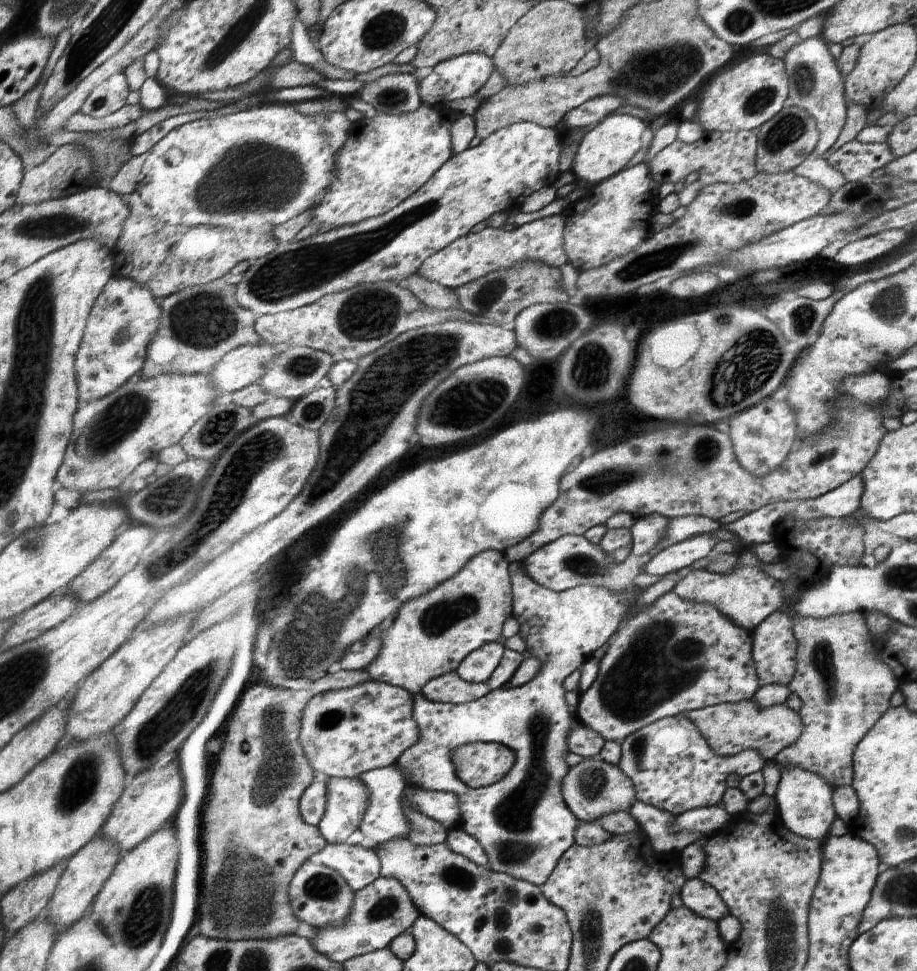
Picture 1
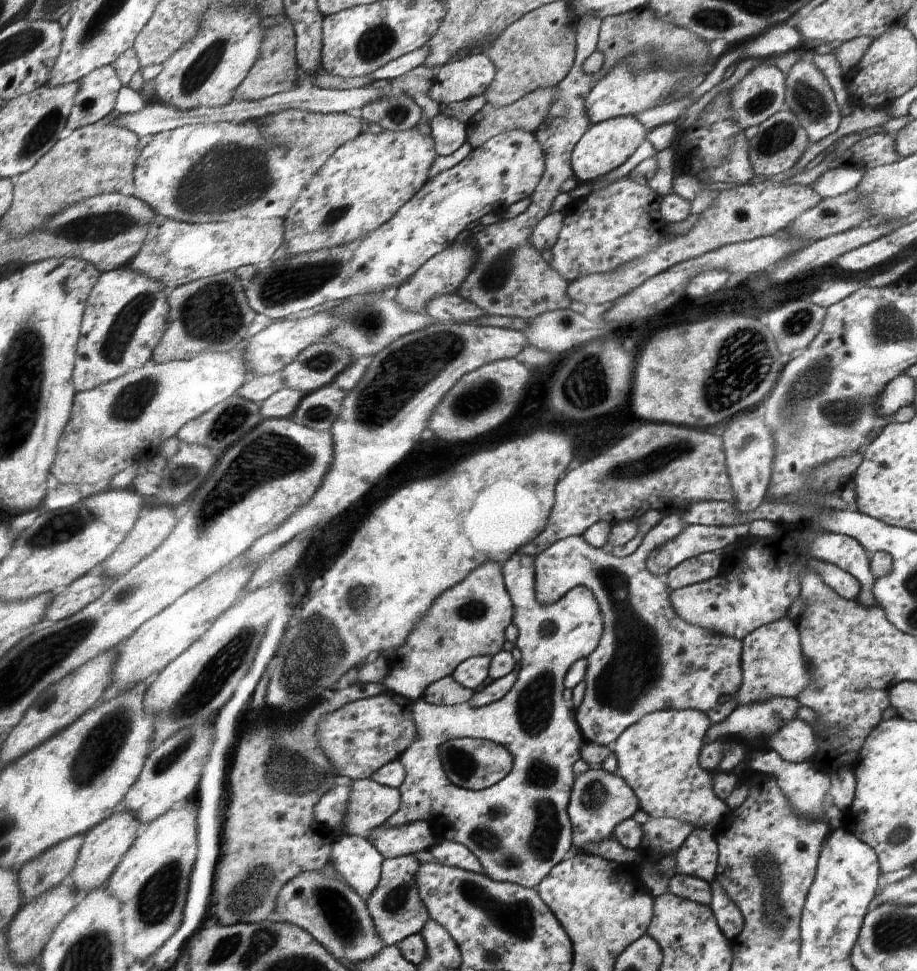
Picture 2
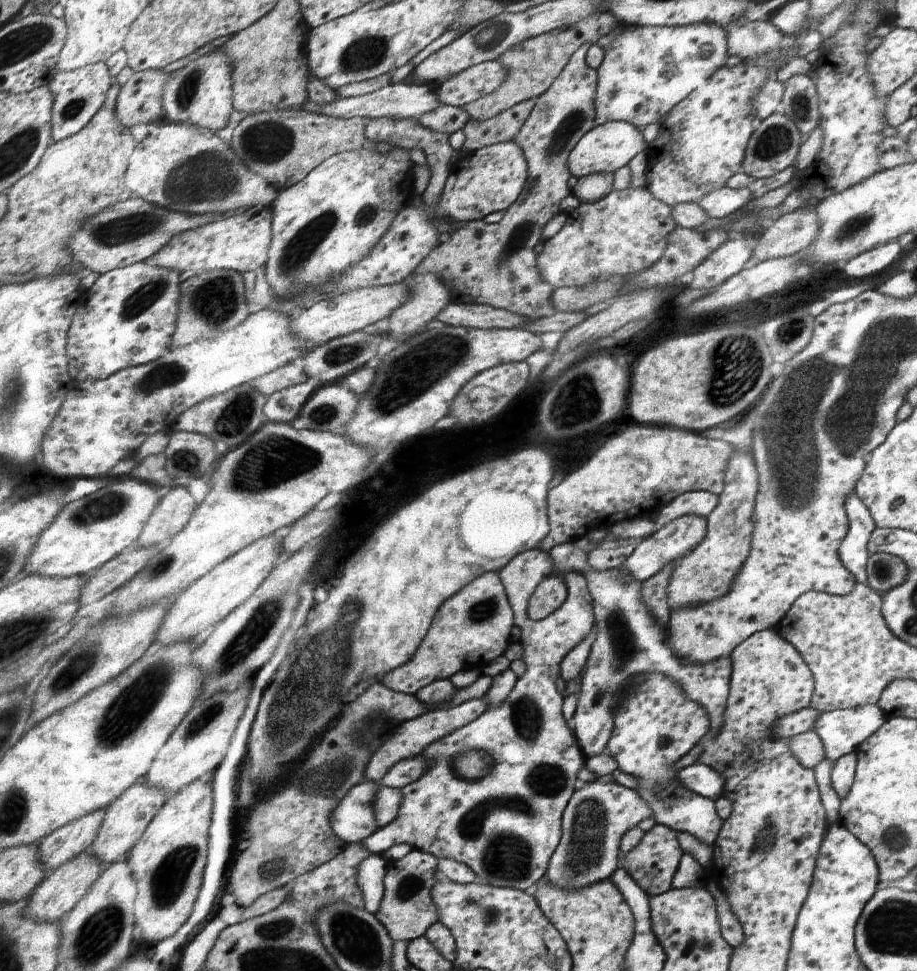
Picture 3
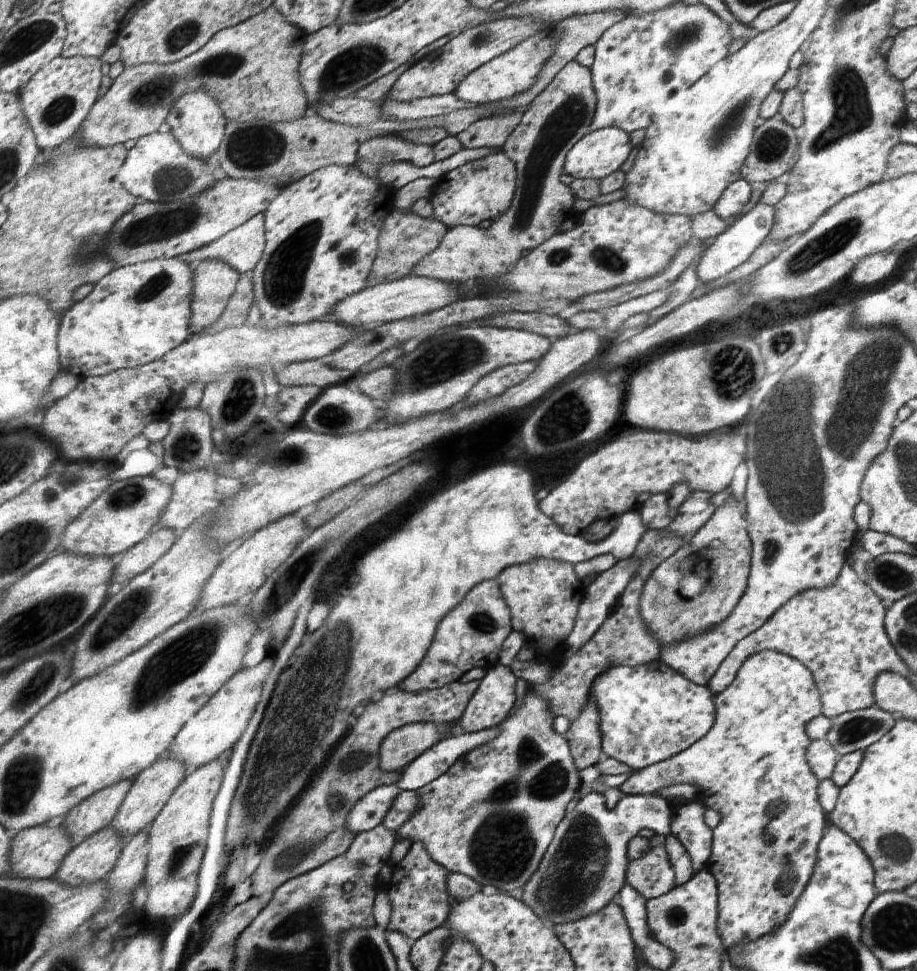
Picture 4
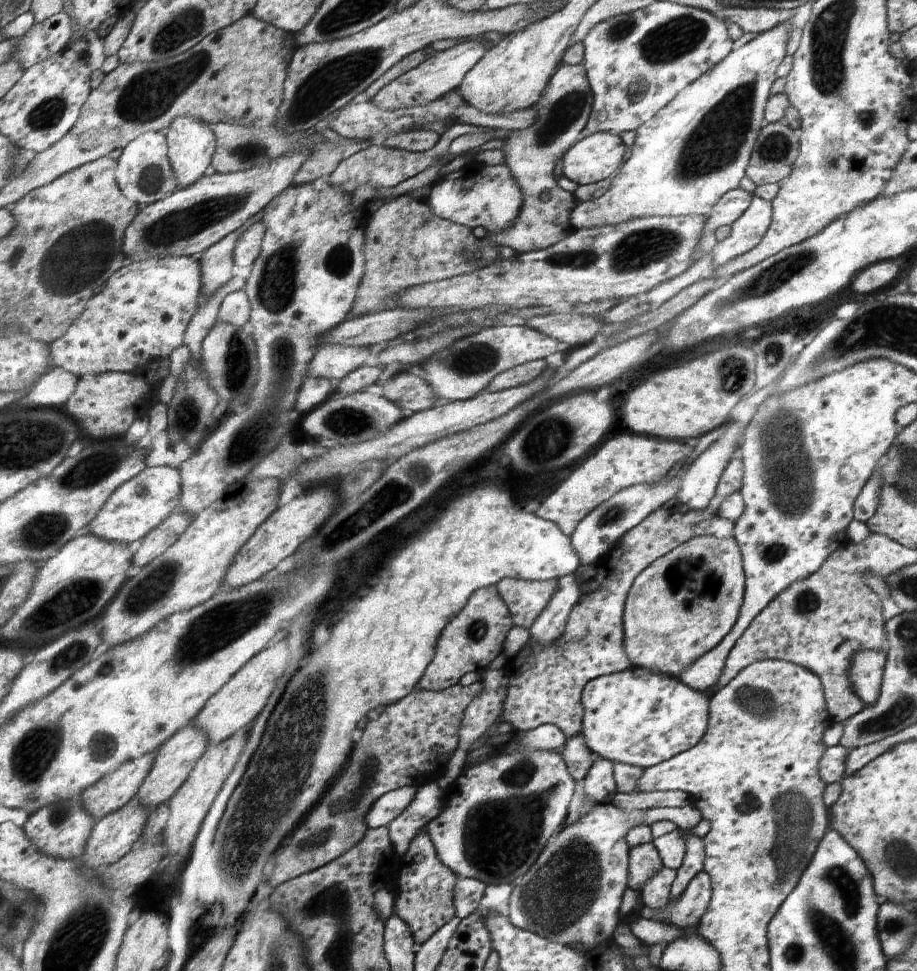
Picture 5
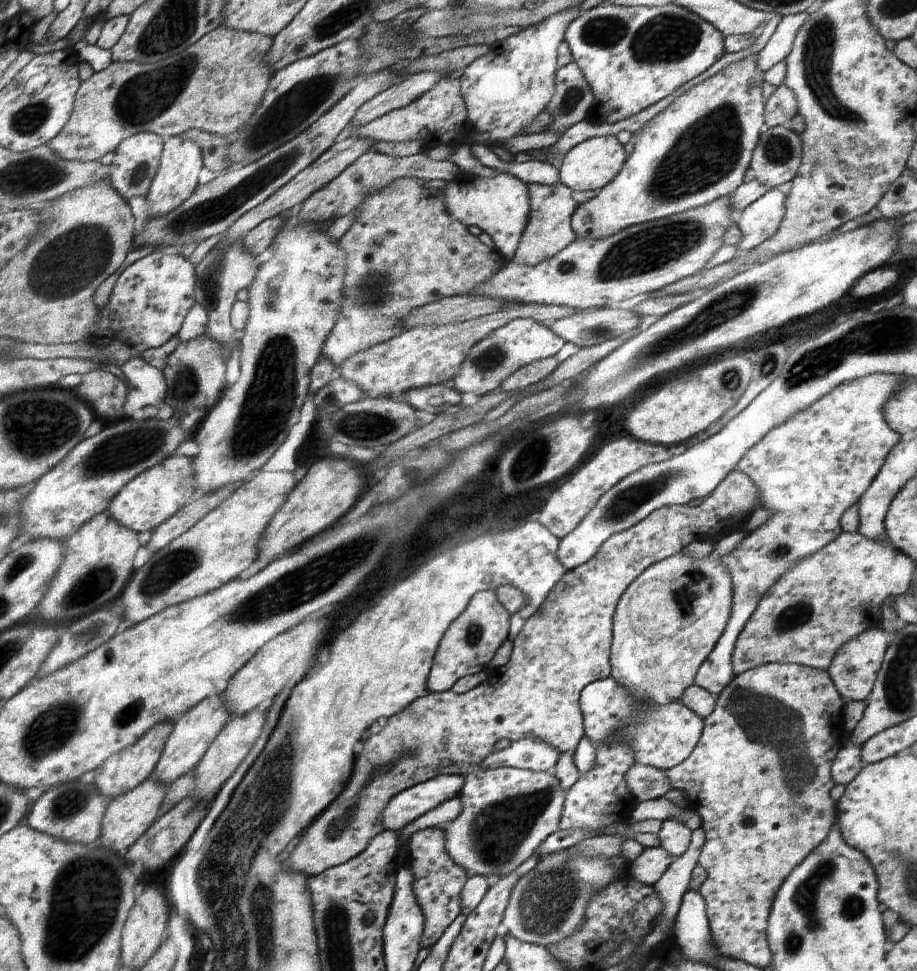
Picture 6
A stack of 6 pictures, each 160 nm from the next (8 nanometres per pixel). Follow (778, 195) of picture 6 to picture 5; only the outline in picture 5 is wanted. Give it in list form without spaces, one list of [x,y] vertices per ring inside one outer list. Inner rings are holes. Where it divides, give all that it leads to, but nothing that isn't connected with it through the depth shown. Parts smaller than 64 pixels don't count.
[[[753,195],[750,206],[731,224],[731,235],[712,250],[713,270],[752,250],[772,220],[771,202]]]

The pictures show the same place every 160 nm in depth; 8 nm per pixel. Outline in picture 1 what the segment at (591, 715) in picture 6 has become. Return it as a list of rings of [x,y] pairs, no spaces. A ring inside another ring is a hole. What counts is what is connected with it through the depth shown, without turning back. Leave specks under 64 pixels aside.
[[[684,715],[651,722],[620,743],[619,766],[634,782],[637,800],[674,817],[698,807],[722,804],[730,775],[748,776],[766,765],[755,750],[746,749],[731,757],[716,754],[696,723]]]

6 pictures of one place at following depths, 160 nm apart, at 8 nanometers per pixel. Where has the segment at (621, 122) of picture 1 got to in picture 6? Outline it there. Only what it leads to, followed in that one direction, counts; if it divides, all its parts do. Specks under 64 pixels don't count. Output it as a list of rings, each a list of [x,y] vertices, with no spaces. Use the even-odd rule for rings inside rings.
[[[614,135],[587,139],[564,153],[562,165],[559,168],[560,186],[569,188],[572,192],[604,189],[621,172],[626,161],[622,142]]]

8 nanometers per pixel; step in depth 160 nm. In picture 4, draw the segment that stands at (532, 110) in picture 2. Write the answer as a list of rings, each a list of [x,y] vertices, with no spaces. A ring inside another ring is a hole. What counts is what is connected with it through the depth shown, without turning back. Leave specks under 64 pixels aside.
[[[514,110],[504,115],[486,116],[475,120],[455,138],[461,142],[464,149],[484,147],[500,150],[520,124],[523,114],[522,110]]]

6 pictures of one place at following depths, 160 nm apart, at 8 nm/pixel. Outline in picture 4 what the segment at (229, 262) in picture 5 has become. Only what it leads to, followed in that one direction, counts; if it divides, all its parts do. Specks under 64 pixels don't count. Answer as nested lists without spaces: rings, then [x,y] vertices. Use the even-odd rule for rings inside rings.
[[[206,259],[195,264],[195,289],[192,290],[192,320],[195,332],[214,324],[228,308],[229,298],[236,292],[239,272],[222,259]]]

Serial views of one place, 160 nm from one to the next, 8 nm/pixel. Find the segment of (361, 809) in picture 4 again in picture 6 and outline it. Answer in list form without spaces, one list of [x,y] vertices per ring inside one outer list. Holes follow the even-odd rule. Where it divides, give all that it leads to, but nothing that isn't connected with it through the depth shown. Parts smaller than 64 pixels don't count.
[[[521,738],[511,742],[508,748],[492,751],[482,762],[483,769],[514,767],[533,772],[553,774],[558,760],[558,751],[536,738]],[[441,775],[392,796],[382,810],[382,828],[400,833],[405,826],[430,812],[436,805],[458,797],[463,789],[463,781],[464,778],[458,775]]]

